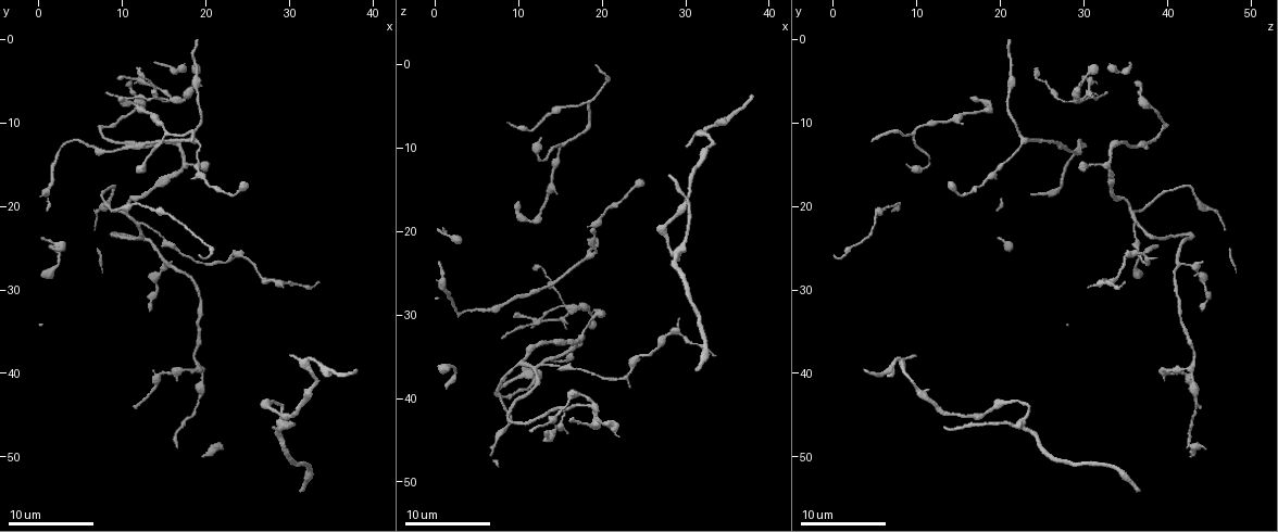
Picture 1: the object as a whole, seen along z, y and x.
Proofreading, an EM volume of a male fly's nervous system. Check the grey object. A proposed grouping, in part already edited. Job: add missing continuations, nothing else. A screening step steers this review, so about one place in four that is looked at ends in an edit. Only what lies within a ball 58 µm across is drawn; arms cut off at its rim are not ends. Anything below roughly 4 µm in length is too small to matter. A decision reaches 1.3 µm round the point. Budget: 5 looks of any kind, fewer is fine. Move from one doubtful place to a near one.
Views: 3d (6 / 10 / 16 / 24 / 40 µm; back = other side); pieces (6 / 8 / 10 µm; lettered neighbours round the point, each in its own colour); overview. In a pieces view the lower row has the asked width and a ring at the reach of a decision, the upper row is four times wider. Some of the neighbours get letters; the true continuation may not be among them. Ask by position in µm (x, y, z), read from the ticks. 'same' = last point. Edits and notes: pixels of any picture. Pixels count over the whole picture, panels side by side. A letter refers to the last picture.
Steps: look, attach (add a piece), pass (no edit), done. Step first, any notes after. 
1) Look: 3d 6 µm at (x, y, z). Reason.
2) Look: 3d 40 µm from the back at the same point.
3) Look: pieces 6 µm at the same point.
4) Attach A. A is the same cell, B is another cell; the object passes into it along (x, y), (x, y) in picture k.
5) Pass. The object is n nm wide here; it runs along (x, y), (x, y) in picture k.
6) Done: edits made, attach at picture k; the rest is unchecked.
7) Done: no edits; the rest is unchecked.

Look: 3d 6 µm at (20.2, 14.8, 29.6). An open end.

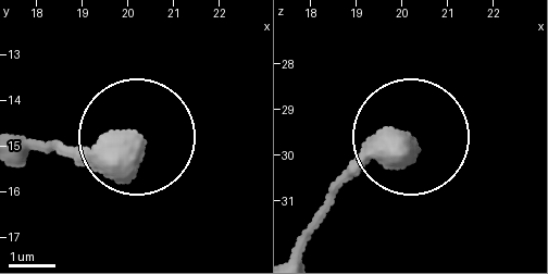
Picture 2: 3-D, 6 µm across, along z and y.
Look: pieces 8 µm at (20.25, 15.00, 29.85).

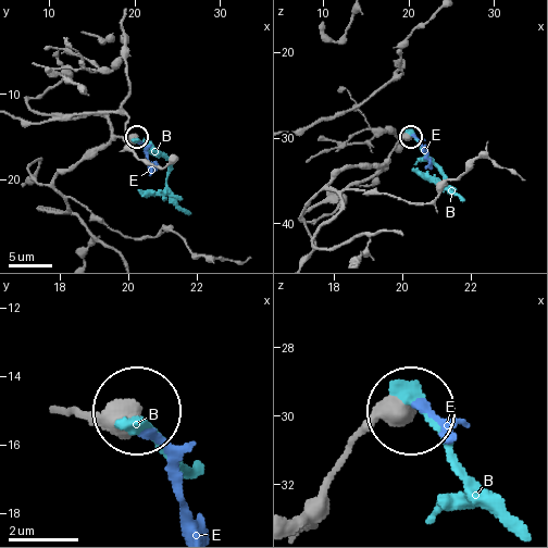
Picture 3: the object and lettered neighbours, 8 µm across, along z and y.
Pass. B and E are other cells; it runs along (58, 212), (66, 203), (58, 175), (115, 137), (136, 137) in picture 3; none of them fits.

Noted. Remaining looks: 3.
Look: pieces 10 µm at (28.4, 46.6, 13.4). Tapers out.

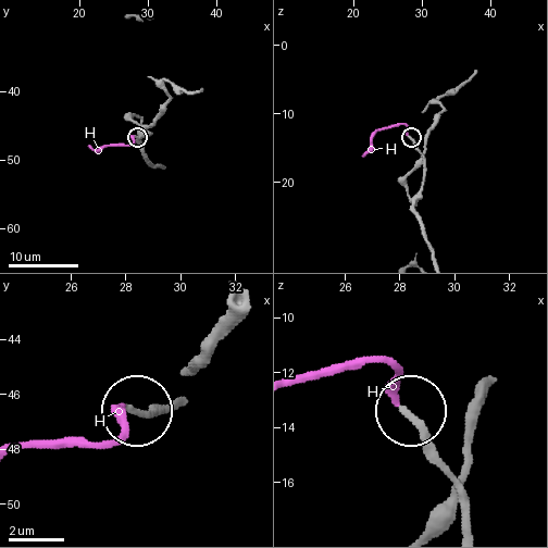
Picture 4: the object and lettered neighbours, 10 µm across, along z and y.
Attach H. The object is 180 nm wide here; H is the same cell; the object passes into it along (179, 403), (123, 406), (121, 432), (102, 446), (17, 446) in picture 4; the neuron continues.

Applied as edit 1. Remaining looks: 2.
Look: overview.

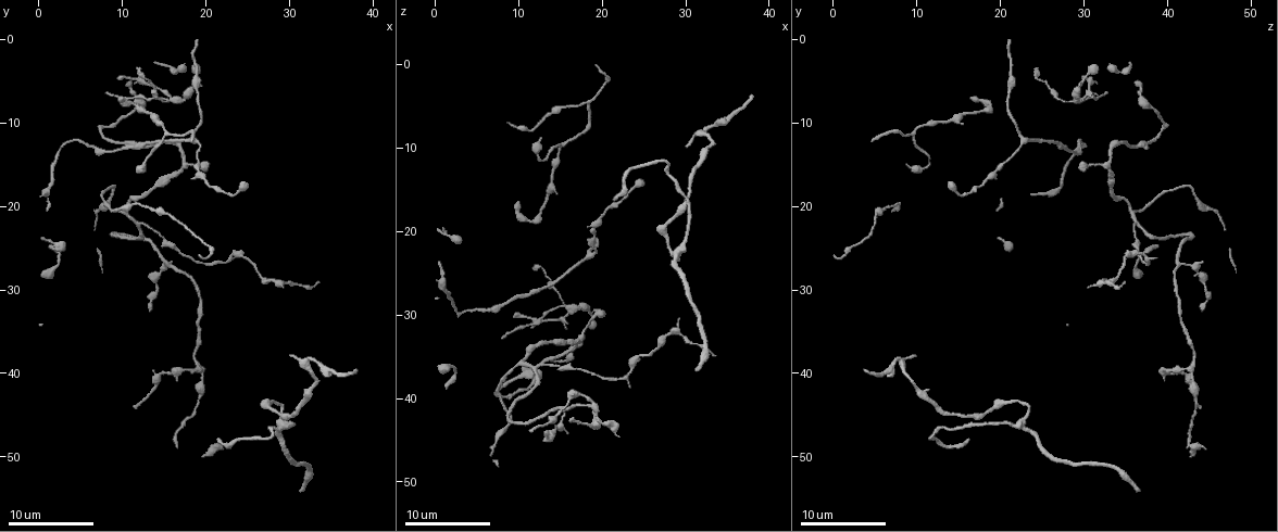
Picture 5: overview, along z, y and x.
Look: pieces 8 µm at (30.2, 38.0, 9.6). Branch stops here.

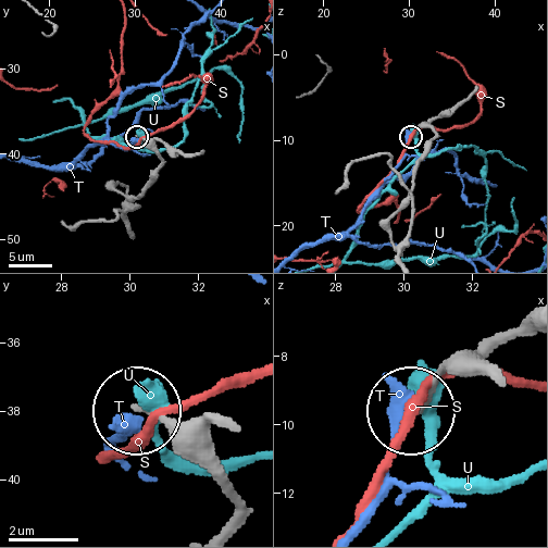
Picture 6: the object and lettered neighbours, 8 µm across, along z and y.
Pass. S, T and U are other cells; none of them fits.

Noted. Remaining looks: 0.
Done: edits made, attach at picture 4; the rest is unchecked.

